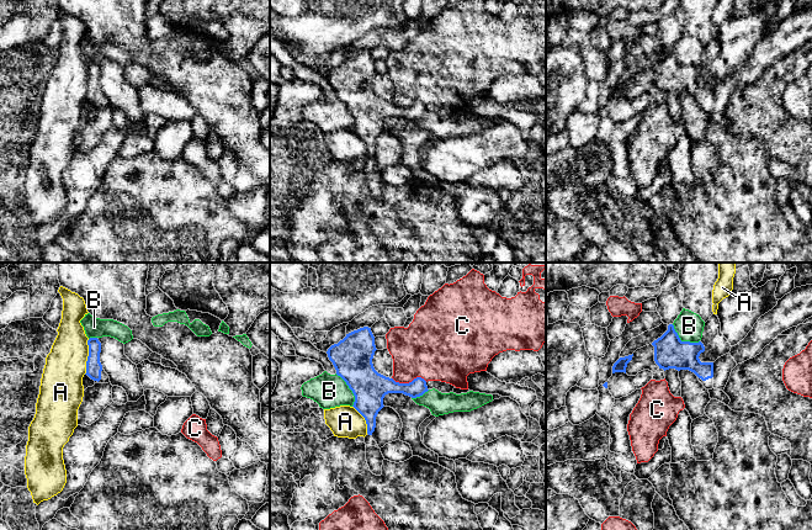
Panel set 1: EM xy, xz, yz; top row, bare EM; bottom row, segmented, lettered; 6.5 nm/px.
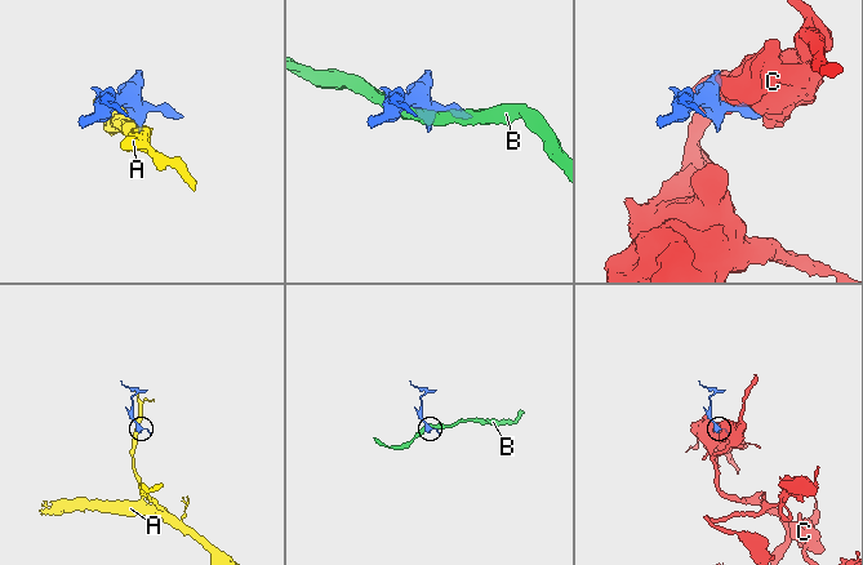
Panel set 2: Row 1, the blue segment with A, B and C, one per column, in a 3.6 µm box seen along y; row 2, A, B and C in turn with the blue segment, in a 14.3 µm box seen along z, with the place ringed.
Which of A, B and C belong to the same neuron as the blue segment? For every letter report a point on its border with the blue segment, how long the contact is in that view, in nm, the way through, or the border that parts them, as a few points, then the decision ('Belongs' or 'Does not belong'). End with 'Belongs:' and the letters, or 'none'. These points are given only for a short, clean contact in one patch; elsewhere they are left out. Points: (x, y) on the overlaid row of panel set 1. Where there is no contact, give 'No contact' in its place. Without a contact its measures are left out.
A: Touches blue at xy (88, 356). Shared border 240 nm. Boundary: xy (89, 339), (86, 371), (84, 374). Does not belong
B: Touches blue at yz (683, 342). Shared border 220 nm. Does not belong
C: Touches blue at xz (409, 382). Shared border 240 nm. Does not belong
Belongs: none

